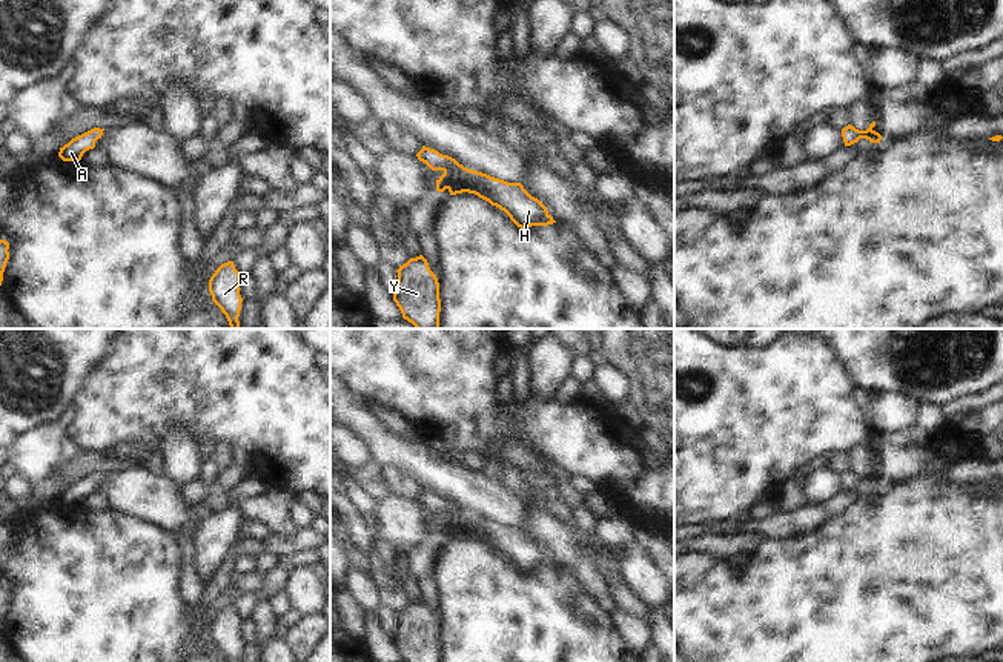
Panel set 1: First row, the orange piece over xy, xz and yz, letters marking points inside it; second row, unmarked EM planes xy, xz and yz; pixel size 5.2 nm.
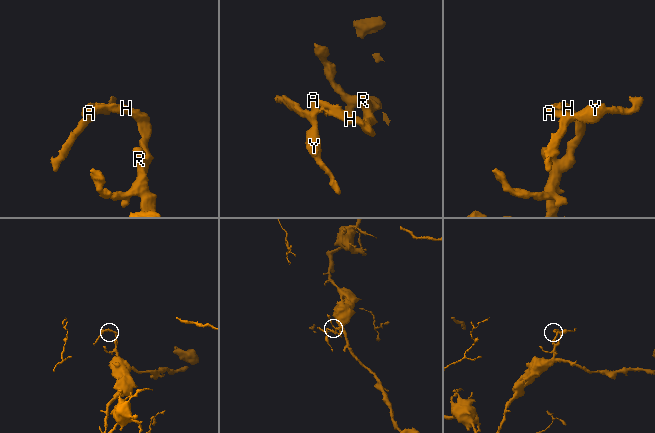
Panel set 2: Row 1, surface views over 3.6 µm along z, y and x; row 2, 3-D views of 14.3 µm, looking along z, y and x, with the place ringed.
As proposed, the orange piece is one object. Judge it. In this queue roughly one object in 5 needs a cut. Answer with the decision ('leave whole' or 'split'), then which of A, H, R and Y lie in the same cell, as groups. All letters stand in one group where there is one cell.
leave whole; groups A H R Y

